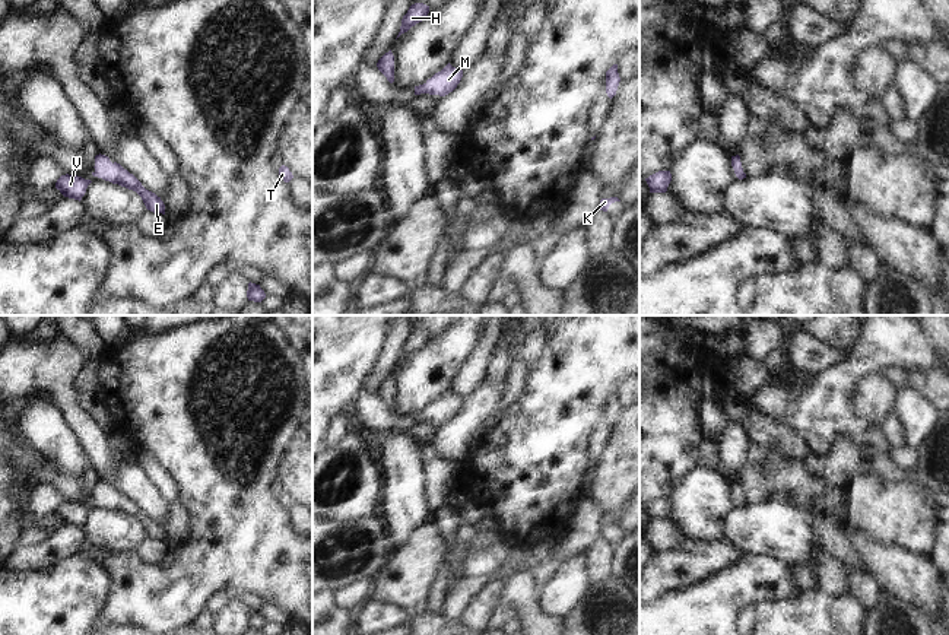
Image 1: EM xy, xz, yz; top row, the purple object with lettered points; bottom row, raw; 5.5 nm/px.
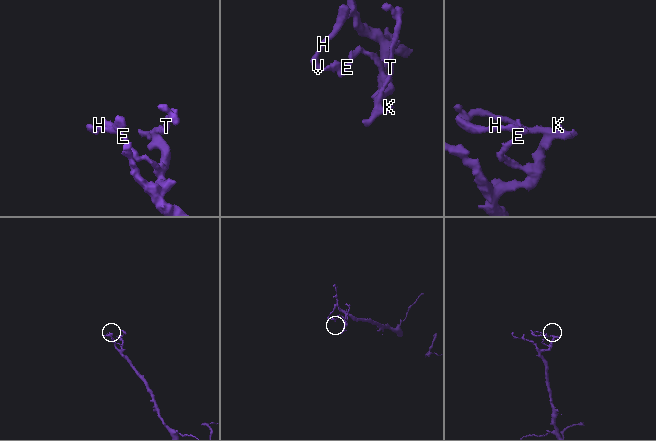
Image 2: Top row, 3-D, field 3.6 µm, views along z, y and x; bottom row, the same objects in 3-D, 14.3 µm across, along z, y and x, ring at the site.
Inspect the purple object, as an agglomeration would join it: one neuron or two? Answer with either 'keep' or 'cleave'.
keep

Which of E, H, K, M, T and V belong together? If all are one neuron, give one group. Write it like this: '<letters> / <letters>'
E H K M T V

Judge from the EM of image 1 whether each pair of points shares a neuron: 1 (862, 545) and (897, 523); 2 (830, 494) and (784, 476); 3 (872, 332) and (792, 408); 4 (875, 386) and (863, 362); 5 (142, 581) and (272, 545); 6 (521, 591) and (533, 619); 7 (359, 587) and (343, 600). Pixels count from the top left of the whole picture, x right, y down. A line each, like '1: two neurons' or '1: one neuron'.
1: two neurons
2: one neuron
3: one neuron
4: two neurons
5: one neuron
6: one neuron
7: one neuron

